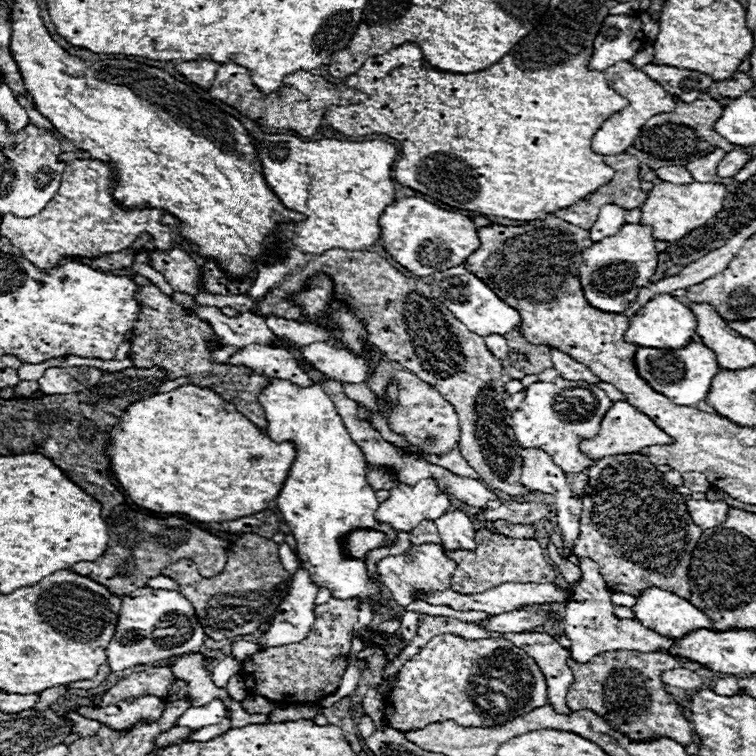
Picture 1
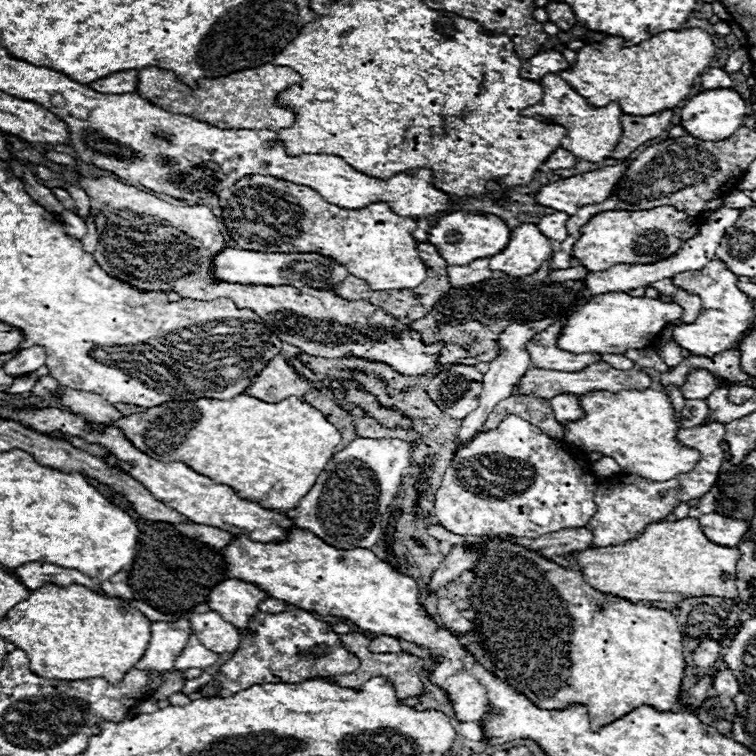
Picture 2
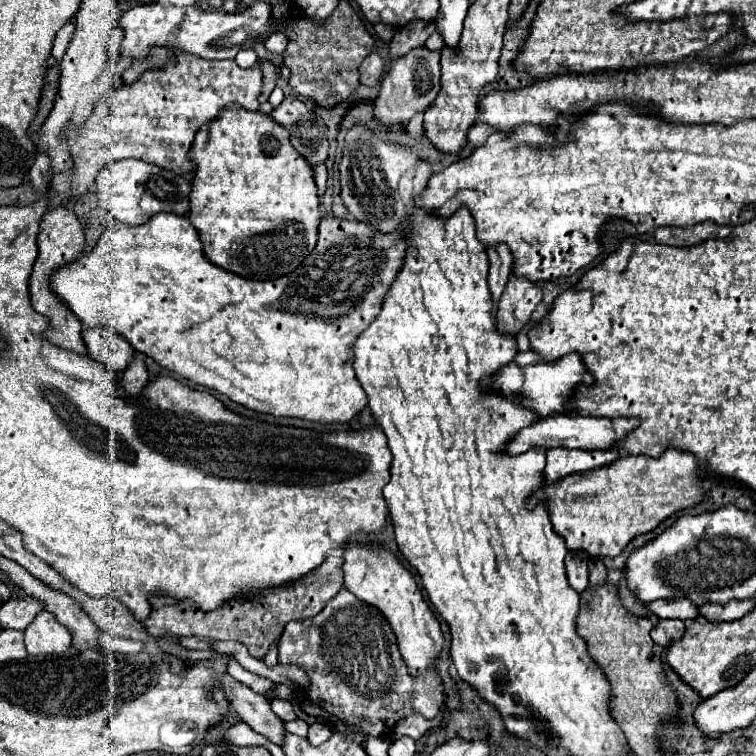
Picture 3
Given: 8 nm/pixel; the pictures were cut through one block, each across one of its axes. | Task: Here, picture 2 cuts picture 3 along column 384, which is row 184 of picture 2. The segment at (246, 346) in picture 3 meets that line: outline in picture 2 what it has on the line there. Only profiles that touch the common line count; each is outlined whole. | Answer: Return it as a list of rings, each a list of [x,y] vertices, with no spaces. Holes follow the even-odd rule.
[[[260,174],[252,176],[252,178],[240,178],[240,182],[232,184],[228,190],[220,190],[218,192],[220,198],[220,208],[222,208],[222,220],[226,224],[226,230],[230,234],[230,238],[238,244],[244,246],[244,250],[308,250],[308,252],[316,252],[316,254],[324,254],[340,264],[346,266],[348,274],[364,280],[372,290],[398,290],[398,288],[416,288],[416,284],[420,284],[426,278],[426,266],[422,262],[422,258],[418,256],[416,250],[416,240],[412,238],[412,230],[416,228],[414,218],[400,218],[398,214],[392,214],[392,210],[388,210],[388,206],[384,204],[372,204],[364,210],[340,210],[338,206],[332,206],[328,202],[324,202],[320,198],[320,194],[316,194],[314,190],[308,190],[308,186],[292,186],[290,182],[280,182],[276,178],[260,178]]]

